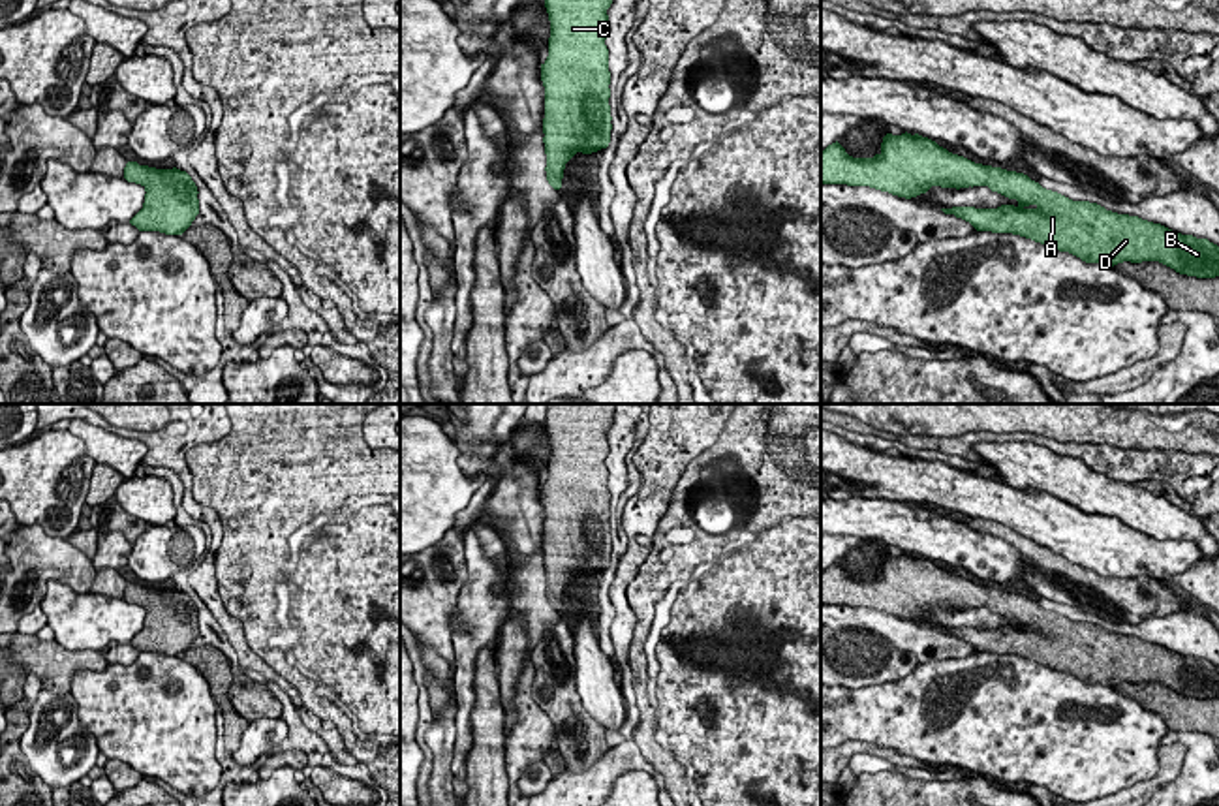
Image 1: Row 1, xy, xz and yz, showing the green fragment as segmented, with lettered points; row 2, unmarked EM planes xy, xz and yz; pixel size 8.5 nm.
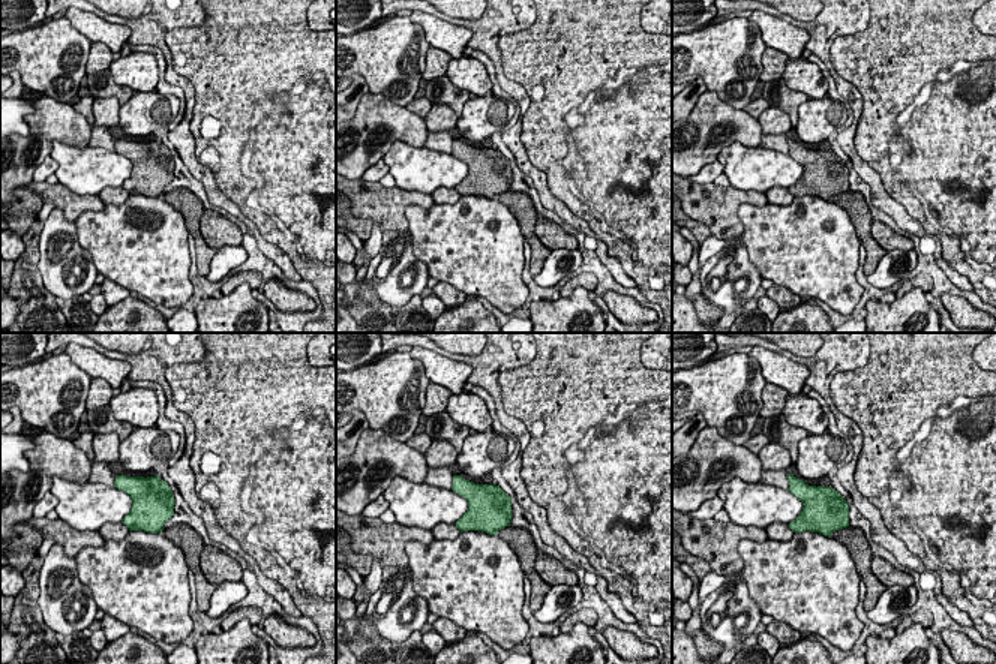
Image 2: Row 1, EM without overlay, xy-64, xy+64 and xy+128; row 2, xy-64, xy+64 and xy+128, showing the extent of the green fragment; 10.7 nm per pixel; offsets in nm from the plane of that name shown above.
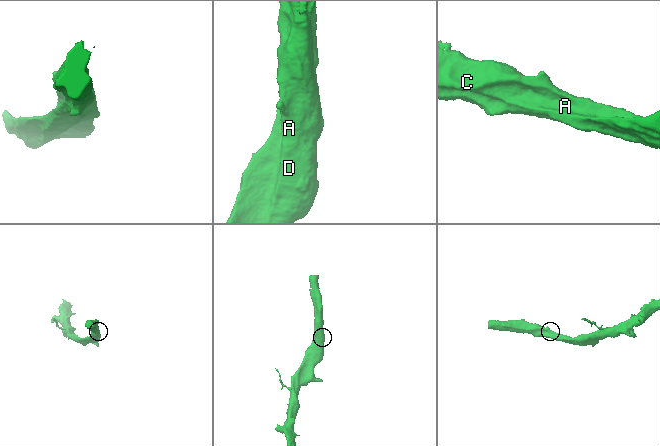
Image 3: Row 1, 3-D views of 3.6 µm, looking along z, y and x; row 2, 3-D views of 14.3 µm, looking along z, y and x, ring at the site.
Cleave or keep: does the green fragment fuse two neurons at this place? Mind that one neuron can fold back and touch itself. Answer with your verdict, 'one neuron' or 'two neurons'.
one neuron

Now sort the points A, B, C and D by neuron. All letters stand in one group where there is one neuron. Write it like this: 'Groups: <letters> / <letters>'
Groups: A B C D

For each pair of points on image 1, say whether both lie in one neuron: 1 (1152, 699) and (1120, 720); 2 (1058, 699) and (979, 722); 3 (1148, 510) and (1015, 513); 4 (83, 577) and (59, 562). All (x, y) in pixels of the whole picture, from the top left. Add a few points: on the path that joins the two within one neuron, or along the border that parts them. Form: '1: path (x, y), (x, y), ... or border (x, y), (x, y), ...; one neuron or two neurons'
1: border (1112, 688), (1156, 712), (1169, 729); two neurons
2: path (1039, 714), (1035, 718), (998, 718); one neuron
3: border (1043, 491), (1088, 513), (1114, 515), (1126, 523); two neurons
4: path (77, 572), (64, 564); one neuron

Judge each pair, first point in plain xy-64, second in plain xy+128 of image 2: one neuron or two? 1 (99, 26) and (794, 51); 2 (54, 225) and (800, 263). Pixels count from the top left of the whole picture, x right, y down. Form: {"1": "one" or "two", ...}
{"1": "one", "2": "two"}

